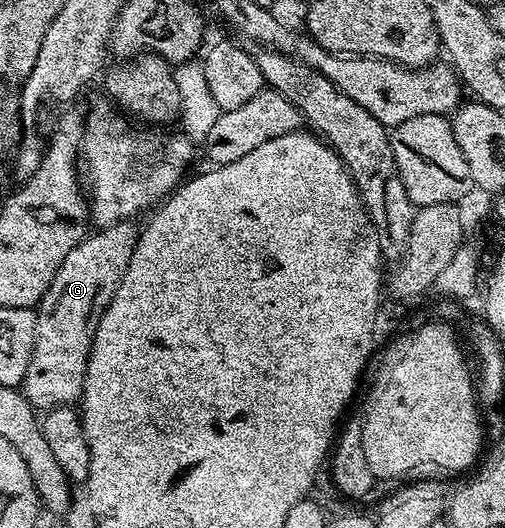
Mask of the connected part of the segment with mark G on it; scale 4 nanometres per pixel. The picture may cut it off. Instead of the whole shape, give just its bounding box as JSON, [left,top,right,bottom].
[21,221,140,409]

